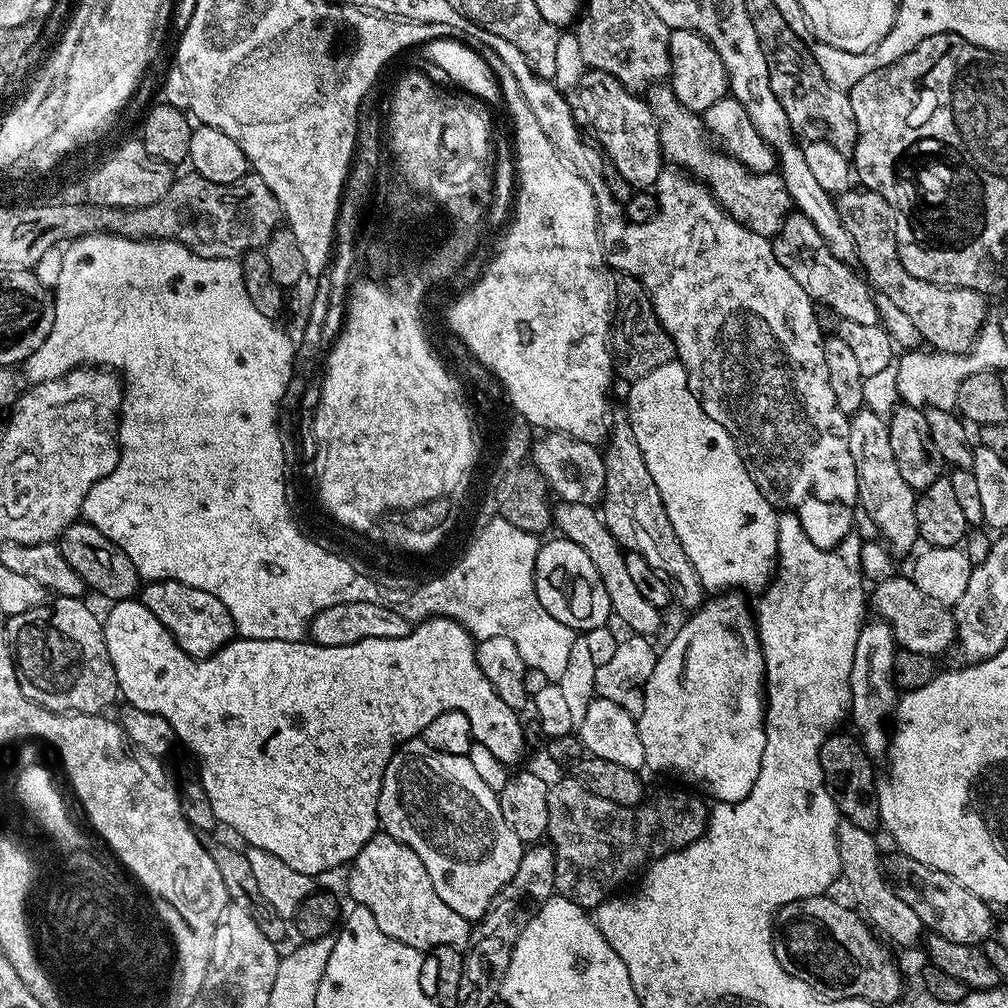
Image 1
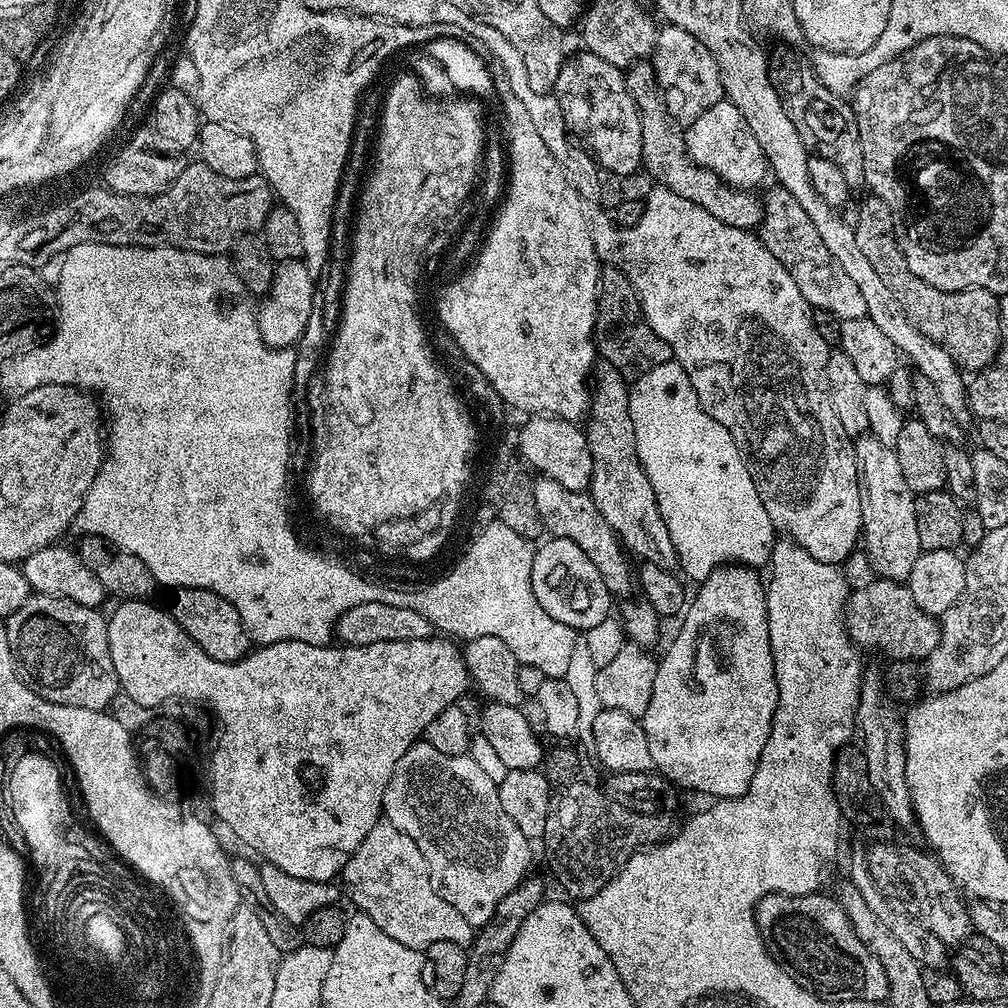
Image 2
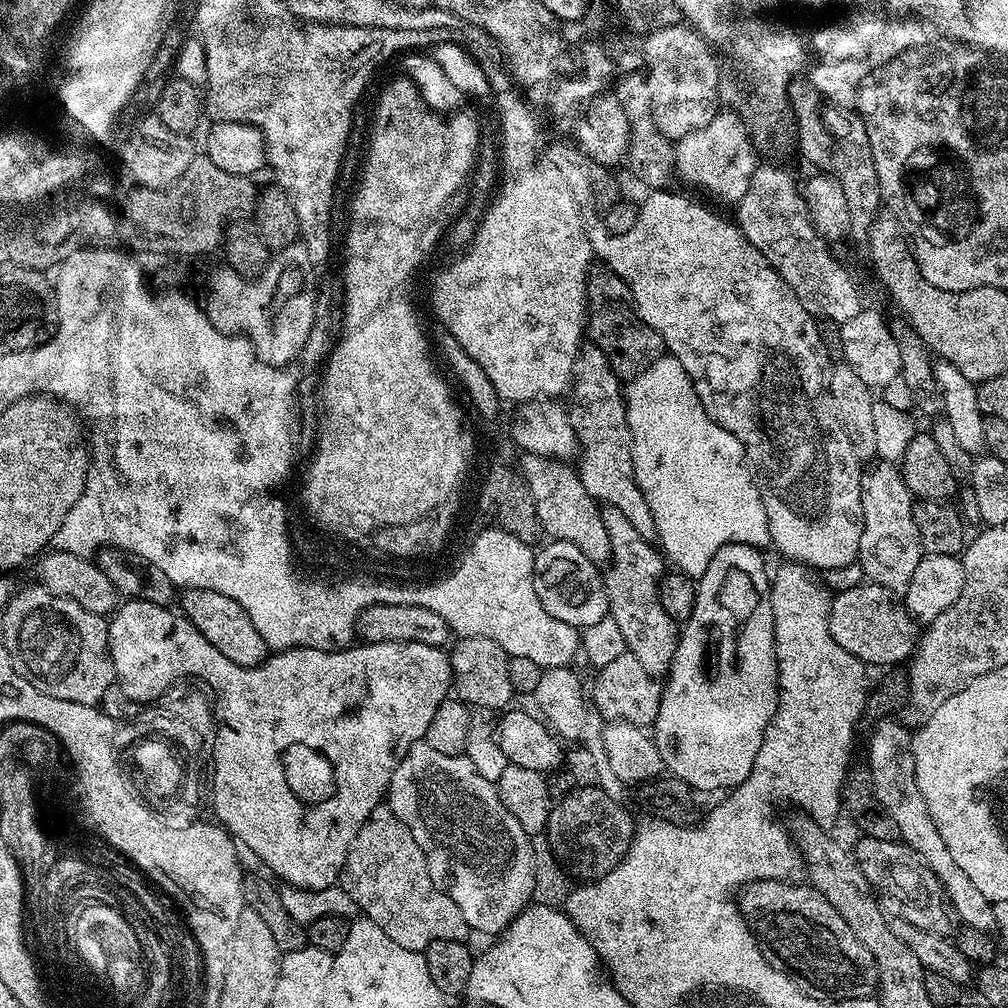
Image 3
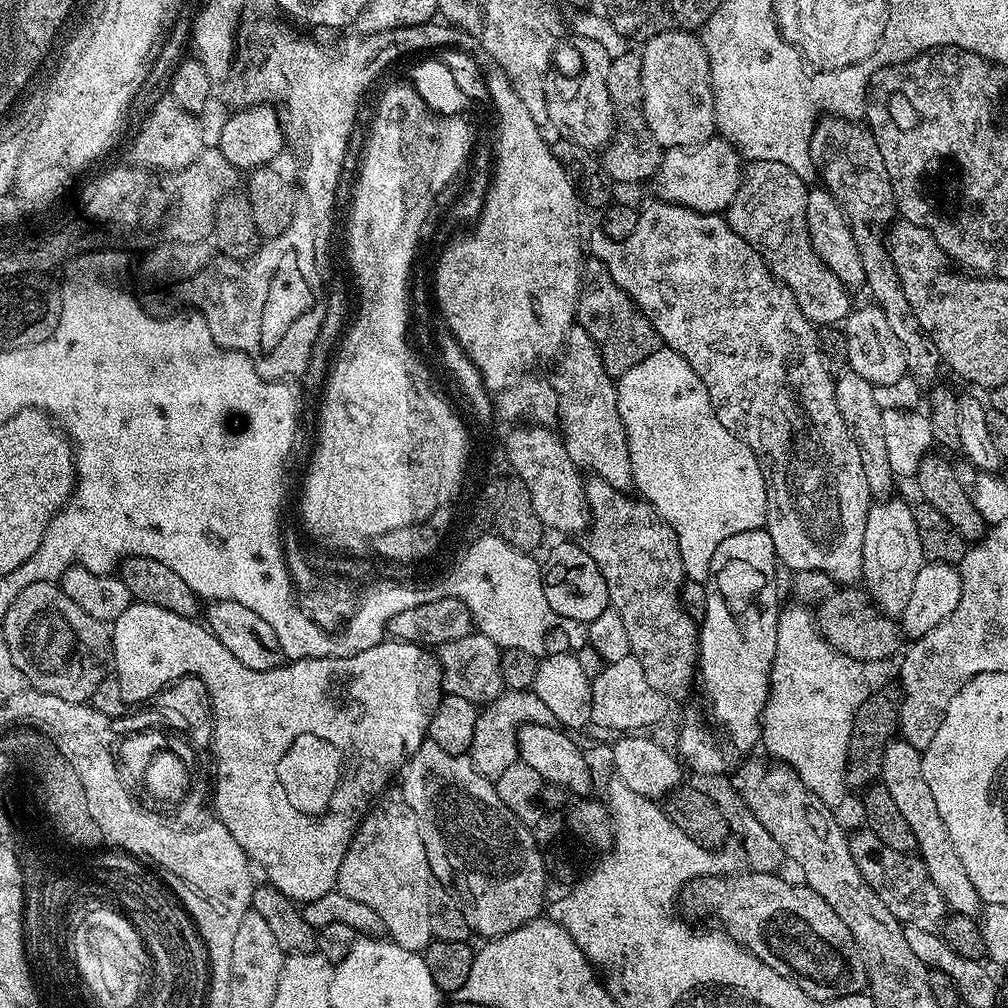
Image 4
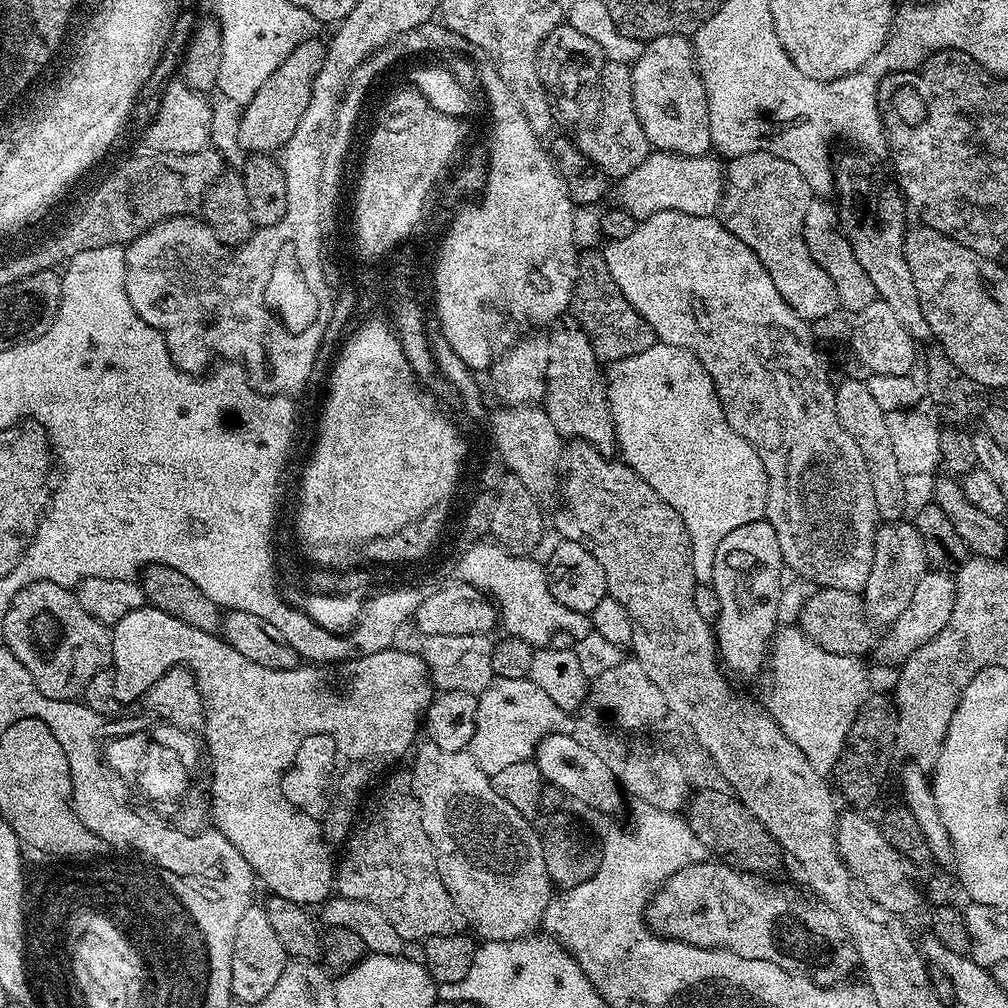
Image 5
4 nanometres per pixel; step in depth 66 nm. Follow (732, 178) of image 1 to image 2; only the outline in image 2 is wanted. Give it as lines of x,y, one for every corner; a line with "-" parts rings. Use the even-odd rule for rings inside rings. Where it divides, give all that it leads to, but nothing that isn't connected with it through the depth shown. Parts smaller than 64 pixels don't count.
651,59
636,61
627,69
624,81
634,98
642,118
642,165
643,171
653,176
655,183
662,188
674,190
674,194
682,194
682,198
690,198
702,210
714,214
718,222
726,222
726,226
756,230
760,227
760,219
764,217
761,201
756,200
751,191
743,188
732,188
718,174
698,166
688,157
684,145
684,132
674,123
664,106
660,87
656,81
656,71
652,69

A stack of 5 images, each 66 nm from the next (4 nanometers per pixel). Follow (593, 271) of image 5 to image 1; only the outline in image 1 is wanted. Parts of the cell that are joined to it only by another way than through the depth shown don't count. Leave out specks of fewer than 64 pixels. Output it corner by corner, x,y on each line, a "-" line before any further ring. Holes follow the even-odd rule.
620,274
615,277
614,324
616,329
611,333
610,347
614,353
614,372
619,379
621,376
625,382
631,382
650,374
650,370
658,370
658,366
666,366
676,360
674,342
656,317
648,291
635,276

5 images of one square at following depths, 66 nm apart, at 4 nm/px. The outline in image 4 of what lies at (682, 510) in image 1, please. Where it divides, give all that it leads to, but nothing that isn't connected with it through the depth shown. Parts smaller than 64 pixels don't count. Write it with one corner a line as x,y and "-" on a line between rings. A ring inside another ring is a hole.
662,346
650,358
642,358
638,366
630,366
616,380
618,414
626,426
632,483
635,491
652,505
656,515
672,527
687,579
701,582
709,579
708,567
714,550
730,534
764,528
768,523
768,491
762,478
760,463
750,446
740,440
714,414
710,394
702,386
702,378
694,374
690,362
667,346

